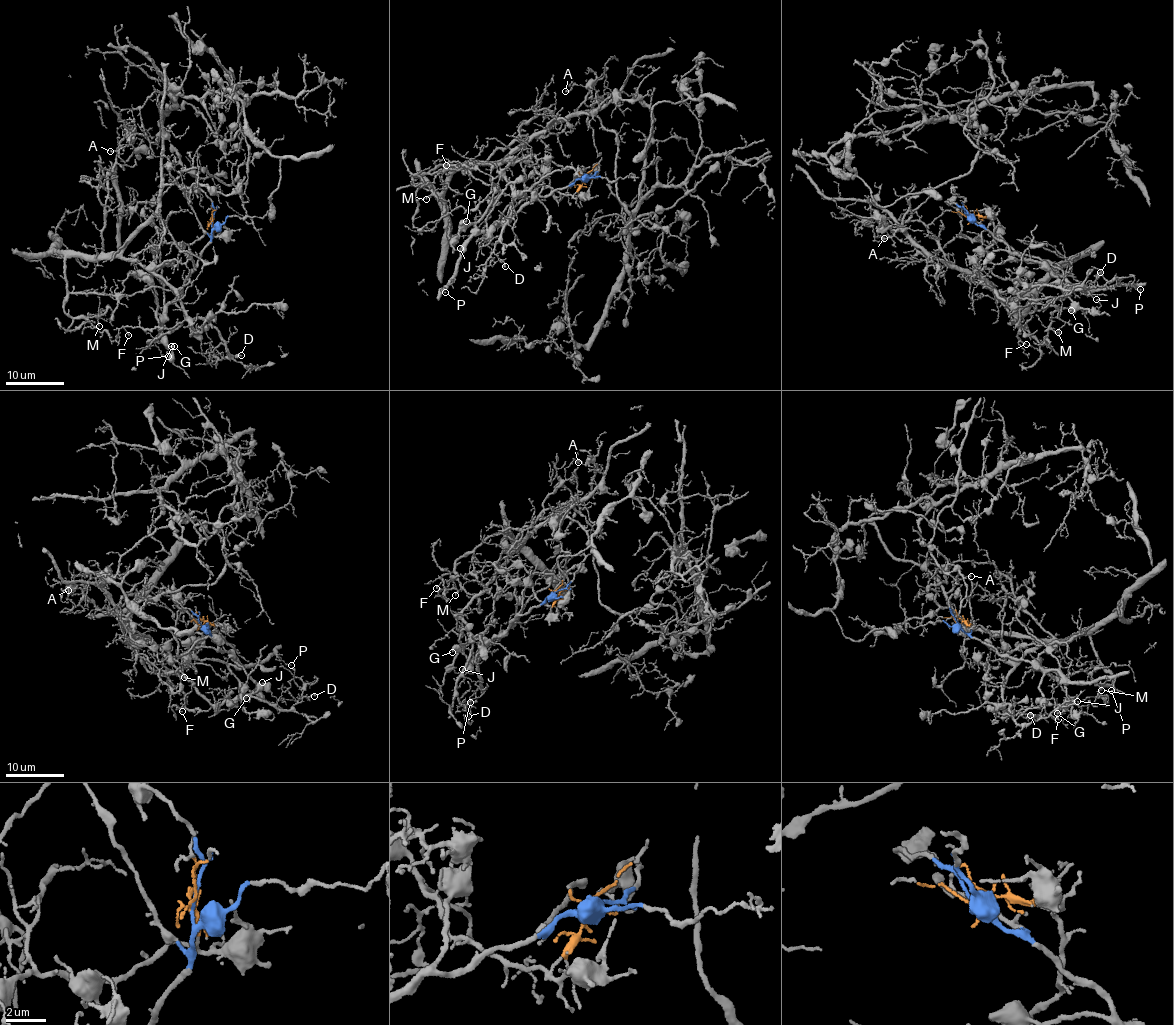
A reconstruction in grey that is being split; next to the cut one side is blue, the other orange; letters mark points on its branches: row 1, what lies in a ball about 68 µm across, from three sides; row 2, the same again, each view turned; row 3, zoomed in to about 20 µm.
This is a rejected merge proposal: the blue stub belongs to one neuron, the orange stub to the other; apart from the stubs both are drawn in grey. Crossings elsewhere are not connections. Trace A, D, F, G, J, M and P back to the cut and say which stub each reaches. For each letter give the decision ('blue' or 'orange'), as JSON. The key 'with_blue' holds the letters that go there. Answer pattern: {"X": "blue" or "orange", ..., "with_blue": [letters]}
{"A": "orange", "D": "orange", "F": "orange", "G": "blue", "J": "blue", "M": "orange", "P": "blue", "with_blue": ["G", "J", "P"]}

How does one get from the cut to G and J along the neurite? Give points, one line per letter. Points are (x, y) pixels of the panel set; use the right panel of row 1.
G: (969, 217), (1012, 252), (1039, 263), (1064, 279), (1067, 284), (1063, 295), (1071, 302), (1071, 310)
J: (969, 217), (1012, 252), (1039, 263), (1064, 279), (1067, 284), (1063, 295), (1094, 312), (1100, 304), (1096, 299)

